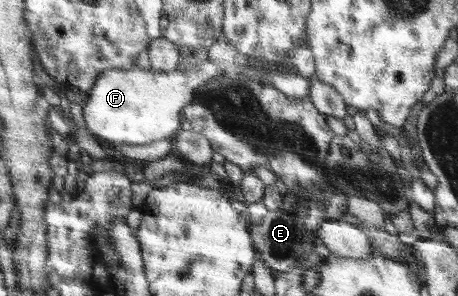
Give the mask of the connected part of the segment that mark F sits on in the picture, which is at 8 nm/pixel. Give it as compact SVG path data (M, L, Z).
M213 58L195 64L189 70L179 67L172 71L130 68L105 71L98 76L83 107L87 130L98 140L113 144L149 144L163 138L173 138L181 122L181 110L194 102L198 88L217 76L226 75Z

